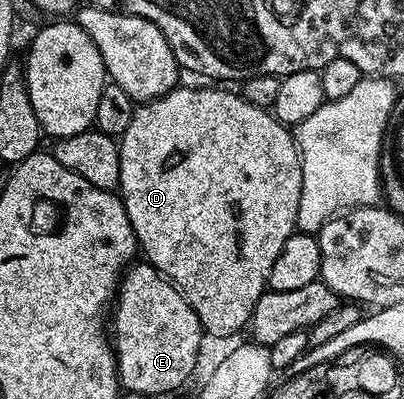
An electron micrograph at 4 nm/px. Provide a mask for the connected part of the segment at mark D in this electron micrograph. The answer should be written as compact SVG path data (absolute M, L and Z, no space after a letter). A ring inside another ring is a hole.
M181 84L161 98L140 103L134 109L131 124L127 124L127 132L123 132L119 139L121 147L119 197L131 220L131 228L135 232L143 258L145 254L144 261L155 267L163 277L168 278L177 287L177 291L187 300L187 304L191 304L195 316L199 316L201 329L206 335L214 334L217 338L225 338L228 334L237 334L248 327L255 304L261 299L261 295L266 293L271 264L275 264L275 256L279 256L283 244L287 244L287 240L297 230L299 192L303 188L303 172L301 155L297 152L297 143L288 125L275 118L266 107L251 104L240 93L232 94L229 91L232 89L212 90L209 86L212 85L205 84L202 90L192 90L191 87Z

